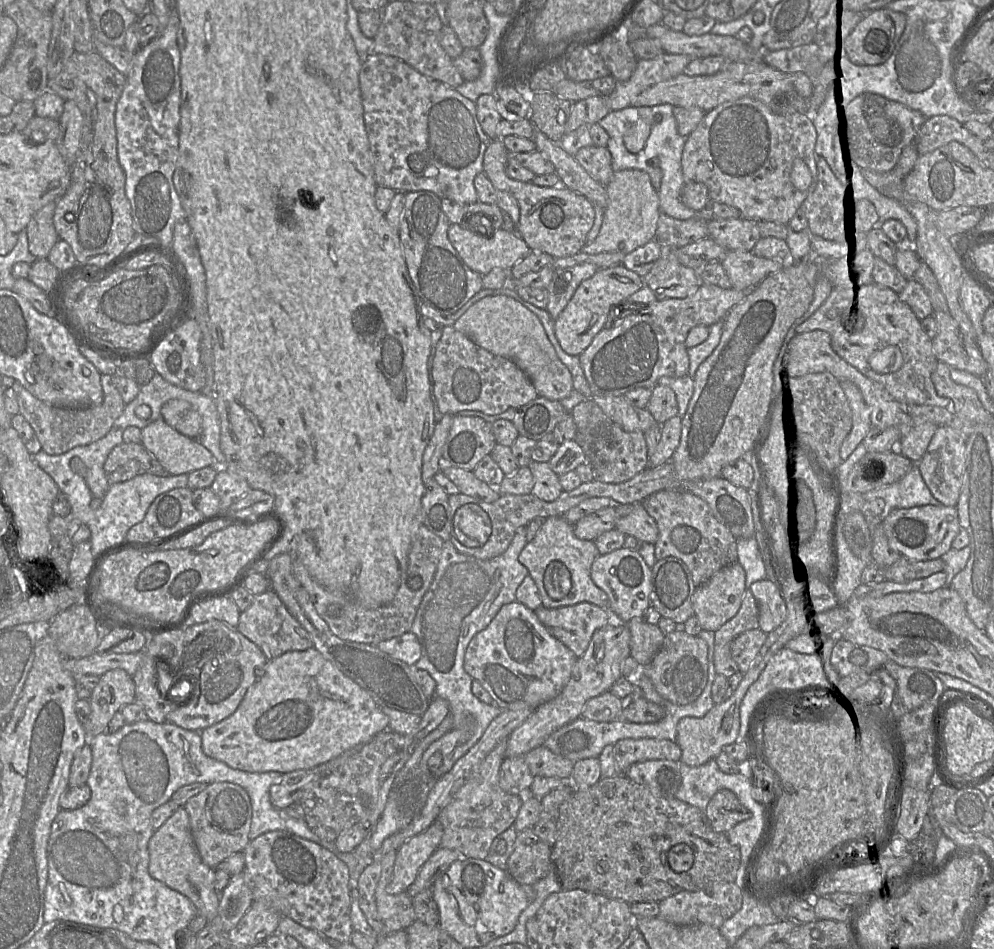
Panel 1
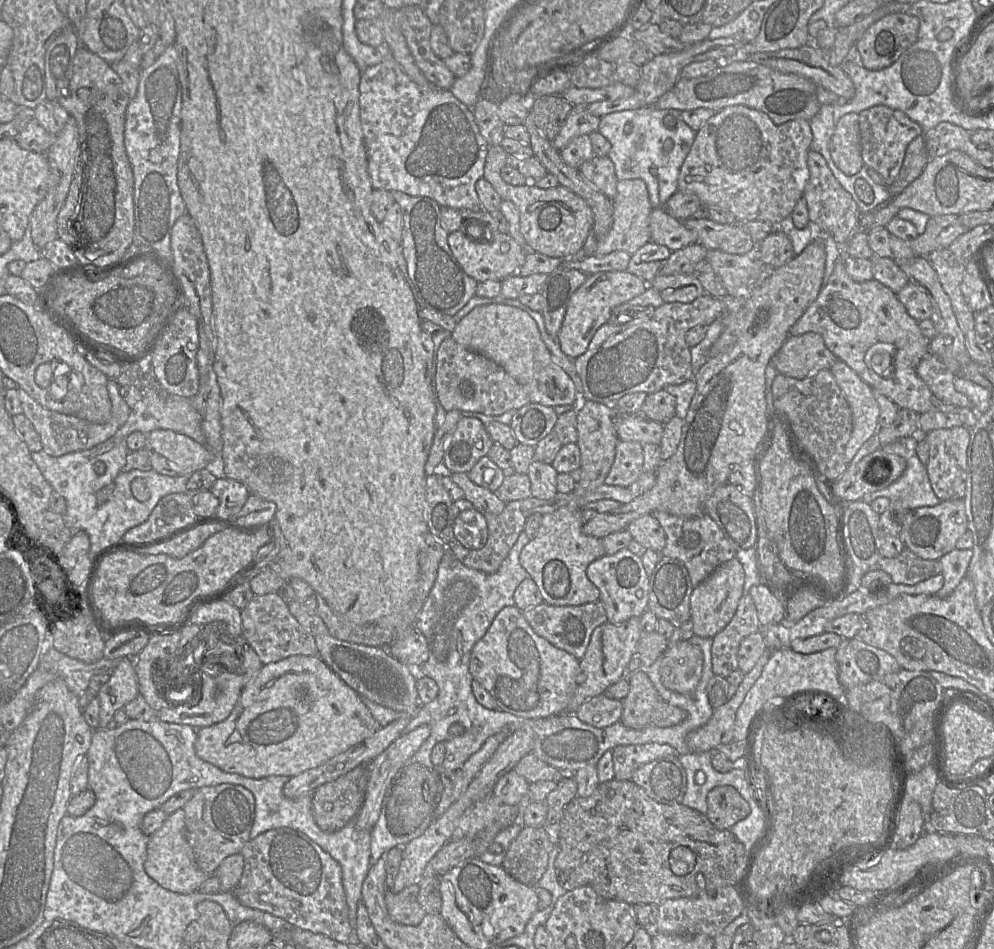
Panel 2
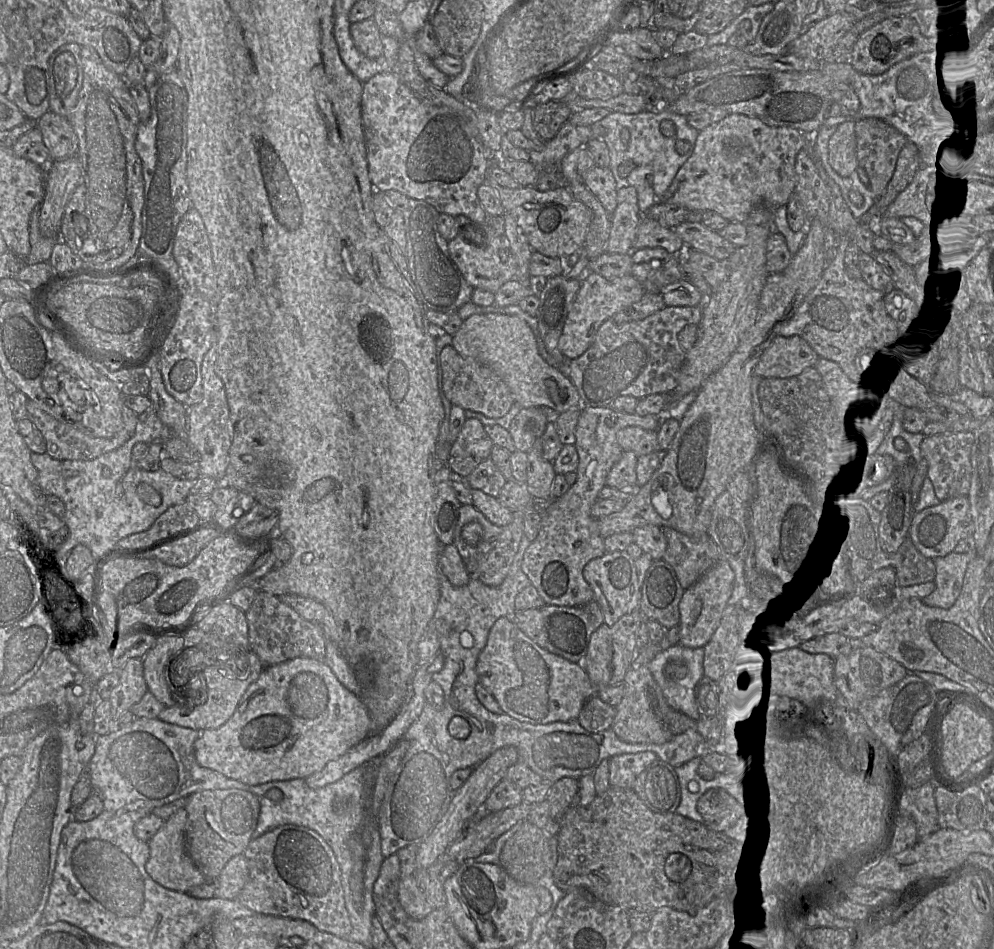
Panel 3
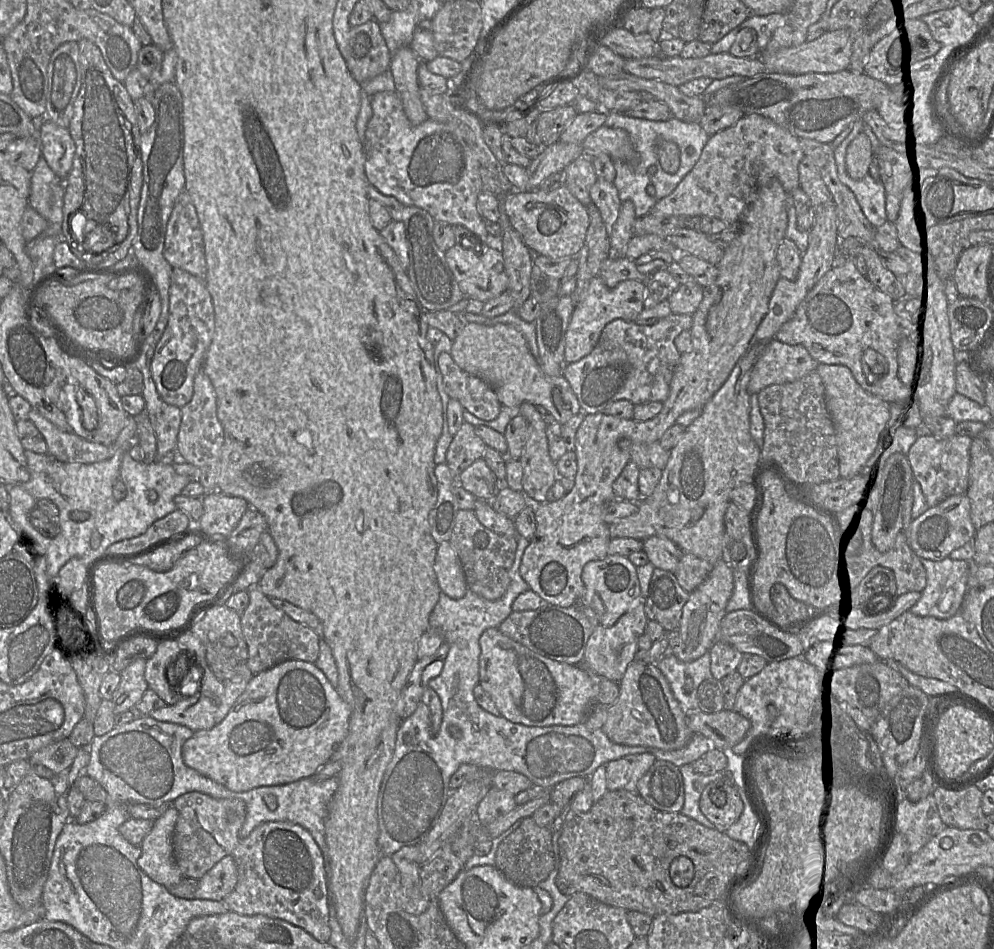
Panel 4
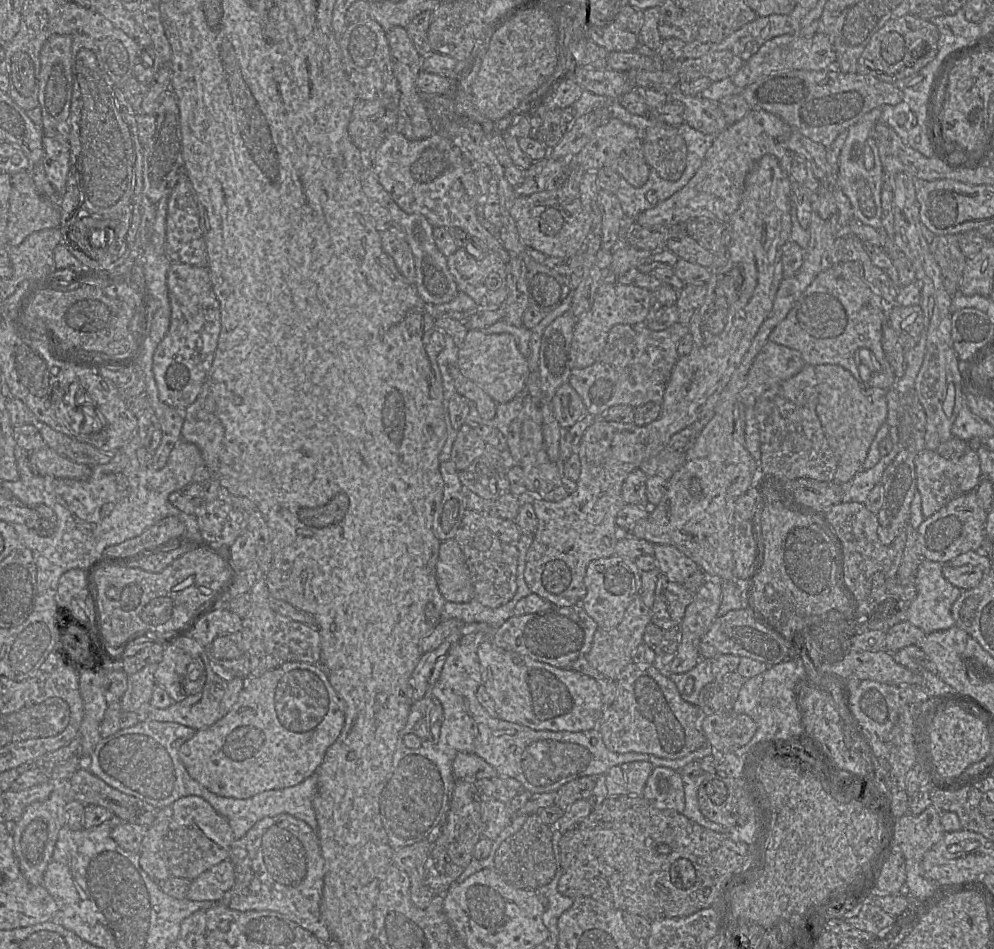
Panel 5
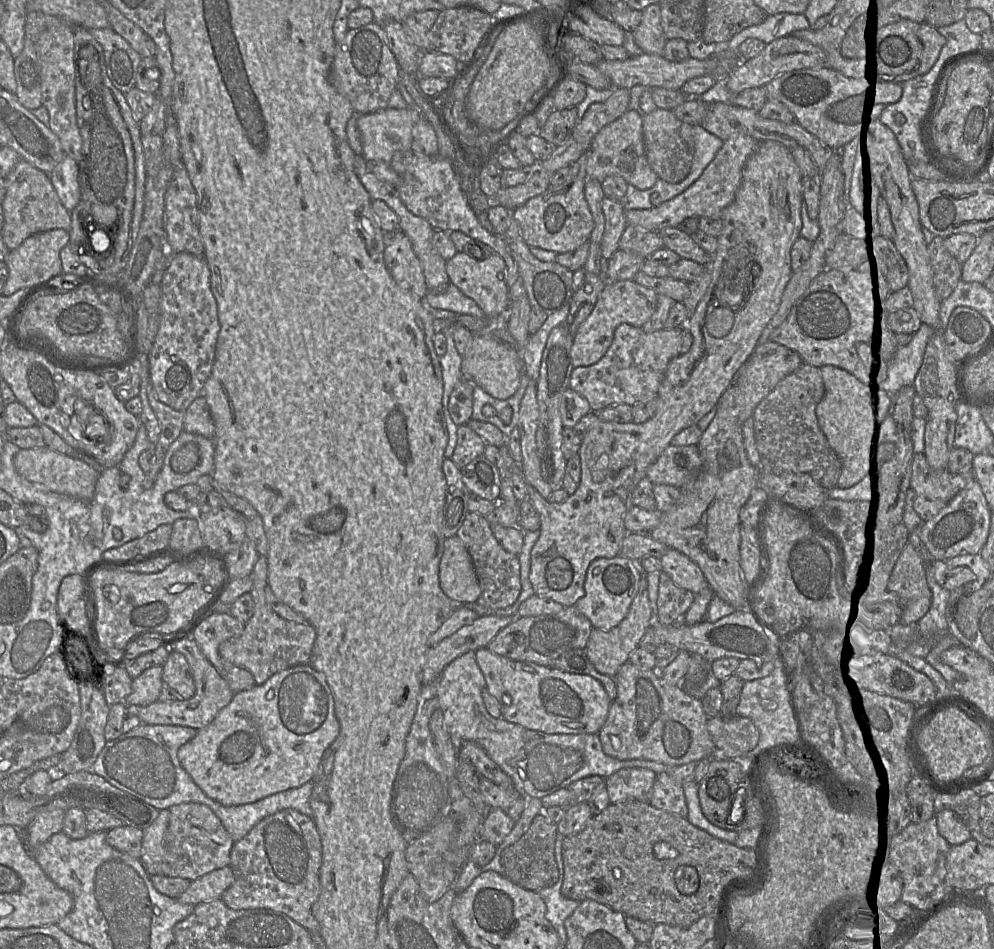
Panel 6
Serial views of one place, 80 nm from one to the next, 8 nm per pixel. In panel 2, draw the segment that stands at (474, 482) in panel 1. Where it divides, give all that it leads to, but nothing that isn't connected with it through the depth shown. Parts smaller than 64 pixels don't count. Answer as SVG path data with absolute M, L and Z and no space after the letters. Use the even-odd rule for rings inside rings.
M454 472L450 474L450 478L463 490L465 499L474 505L492 514L500 514L504 510L506 503L494 492L471 481L467 473Z

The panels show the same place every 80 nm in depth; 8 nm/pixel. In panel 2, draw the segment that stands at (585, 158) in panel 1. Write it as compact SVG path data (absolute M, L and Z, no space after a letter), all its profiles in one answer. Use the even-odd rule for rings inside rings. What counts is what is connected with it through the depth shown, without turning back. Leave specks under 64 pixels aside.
M594 156L583 163L579 170L590 184L605 194L611 201L616 197L618 179L614 164L608 156Z

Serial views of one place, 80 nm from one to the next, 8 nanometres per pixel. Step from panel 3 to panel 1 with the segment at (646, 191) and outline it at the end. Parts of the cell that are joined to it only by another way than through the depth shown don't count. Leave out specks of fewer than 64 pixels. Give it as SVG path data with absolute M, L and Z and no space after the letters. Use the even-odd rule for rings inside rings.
M670 104L653 107L630 106L619 111L610 111L599 124L609 136L607 148L612 157L613 171L636 169L648 173L654 189L659 194L661 212L684 221L695 217L697 212L686 207L681 200L682 189L687 183L682 172L682 156L687 137L681 136L677 130L673 108ZM638 121L649 123L651 133L644 149L639 153L631 153L626 149L623 137L625 132Z

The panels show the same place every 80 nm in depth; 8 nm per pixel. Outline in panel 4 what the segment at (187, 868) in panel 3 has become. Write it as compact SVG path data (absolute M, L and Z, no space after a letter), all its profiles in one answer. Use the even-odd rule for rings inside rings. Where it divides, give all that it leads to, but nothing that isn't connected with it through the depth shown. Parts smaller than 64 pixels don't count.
M169 807L143 839L138 858L140 868L155 882L165 887L177 884L184 877L173 855L173 834L178 811Z

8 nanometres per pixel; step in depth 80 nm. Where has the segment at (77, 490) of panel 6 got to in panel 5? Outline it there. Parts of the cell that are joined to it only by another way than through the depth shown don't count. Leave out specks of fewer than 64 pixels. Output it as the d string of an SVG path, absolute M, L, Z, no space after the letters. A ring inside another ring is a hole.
M48 446L29 453L31 470L40 476L87 480L92 474L92 467L79 464L59 455Z

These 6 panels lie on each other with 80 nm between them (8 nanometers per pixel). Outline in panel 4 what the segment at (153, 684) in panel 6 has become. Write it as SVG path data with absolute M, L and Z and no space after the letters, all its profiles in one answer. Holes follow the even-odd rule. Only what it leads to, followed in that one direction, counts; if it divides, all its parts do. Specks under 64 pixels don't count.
M137 659L120 672L121 681L111 699L115 715L133 709L148 689L146 660Z

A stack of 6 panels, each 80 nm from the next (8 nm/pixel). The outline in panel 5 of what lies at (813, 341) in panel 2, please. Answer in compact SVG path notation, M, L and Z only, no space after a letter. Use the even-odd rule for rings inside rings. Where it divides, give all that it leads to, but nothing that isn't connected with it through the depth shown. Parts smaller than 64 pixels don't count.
M768 340L752 364L746 386L741 391L741 400L746 407L755 404L765 391L793 377L805 365L799 351Z

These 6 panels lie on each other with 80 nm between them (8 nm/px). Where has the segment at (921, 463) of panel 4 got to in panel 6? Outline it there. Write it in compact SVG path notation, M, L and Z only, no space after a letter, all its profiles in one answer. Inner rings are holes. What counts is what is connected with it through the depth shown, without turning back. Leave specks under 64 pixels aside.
M924 453L915 454L912 464L911 488L914 490L914 509L923 521L936 516L967 485L975 480L973 467L971 472L953 474L948 470L936 470L929 466Z

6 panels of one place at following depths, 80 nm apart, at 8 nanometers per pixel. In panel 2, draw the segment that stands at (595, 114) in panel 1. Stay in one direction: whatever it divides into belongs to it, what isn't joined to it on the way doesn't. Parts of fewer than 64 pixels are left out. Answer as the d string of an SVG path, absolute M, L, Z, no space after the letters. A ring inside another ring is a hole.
M574 106L565 125L551 142L559 152L567 147L575 138L581 135L590 135L598 130L601 118L590 114L587 106Z

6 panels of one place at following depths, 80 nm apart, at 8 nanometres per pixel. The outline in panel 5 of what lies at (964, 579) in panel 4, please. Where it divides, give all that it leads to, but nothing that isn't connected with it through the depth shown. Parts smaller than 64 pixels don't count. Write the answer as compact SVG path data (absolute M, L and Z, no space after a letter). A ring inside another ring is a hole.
M922 559L914 579L917 595L908 606L906 620L925 633L947 630L955 625L951 608L962 590L944 578L942 567L939 562Z

